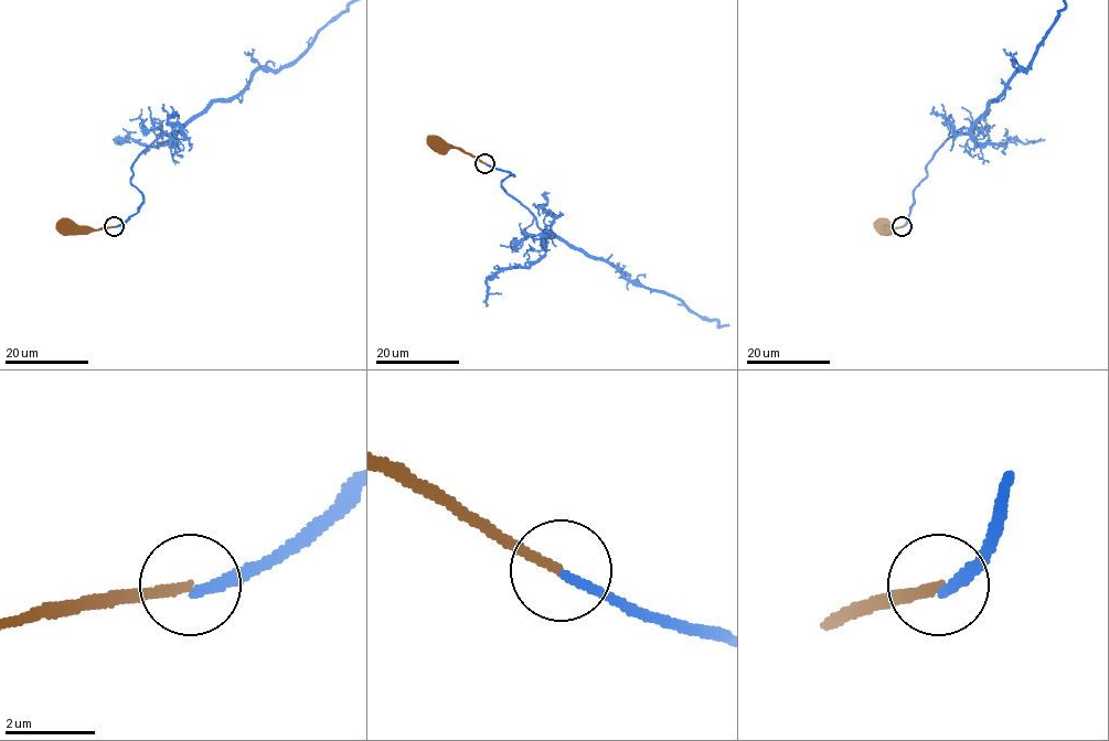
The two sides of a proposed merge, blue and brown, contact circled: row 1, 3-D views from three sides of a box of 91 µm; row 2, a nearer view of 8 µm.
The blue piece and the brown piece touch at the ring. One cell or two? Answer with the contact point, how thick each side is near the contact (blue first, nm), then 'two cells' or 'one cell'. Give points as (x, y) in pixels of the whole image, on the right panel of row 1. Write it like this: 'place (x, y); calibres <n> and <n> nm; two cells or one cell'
place (902, 226); calibres 200 and 220 nm; two cells

